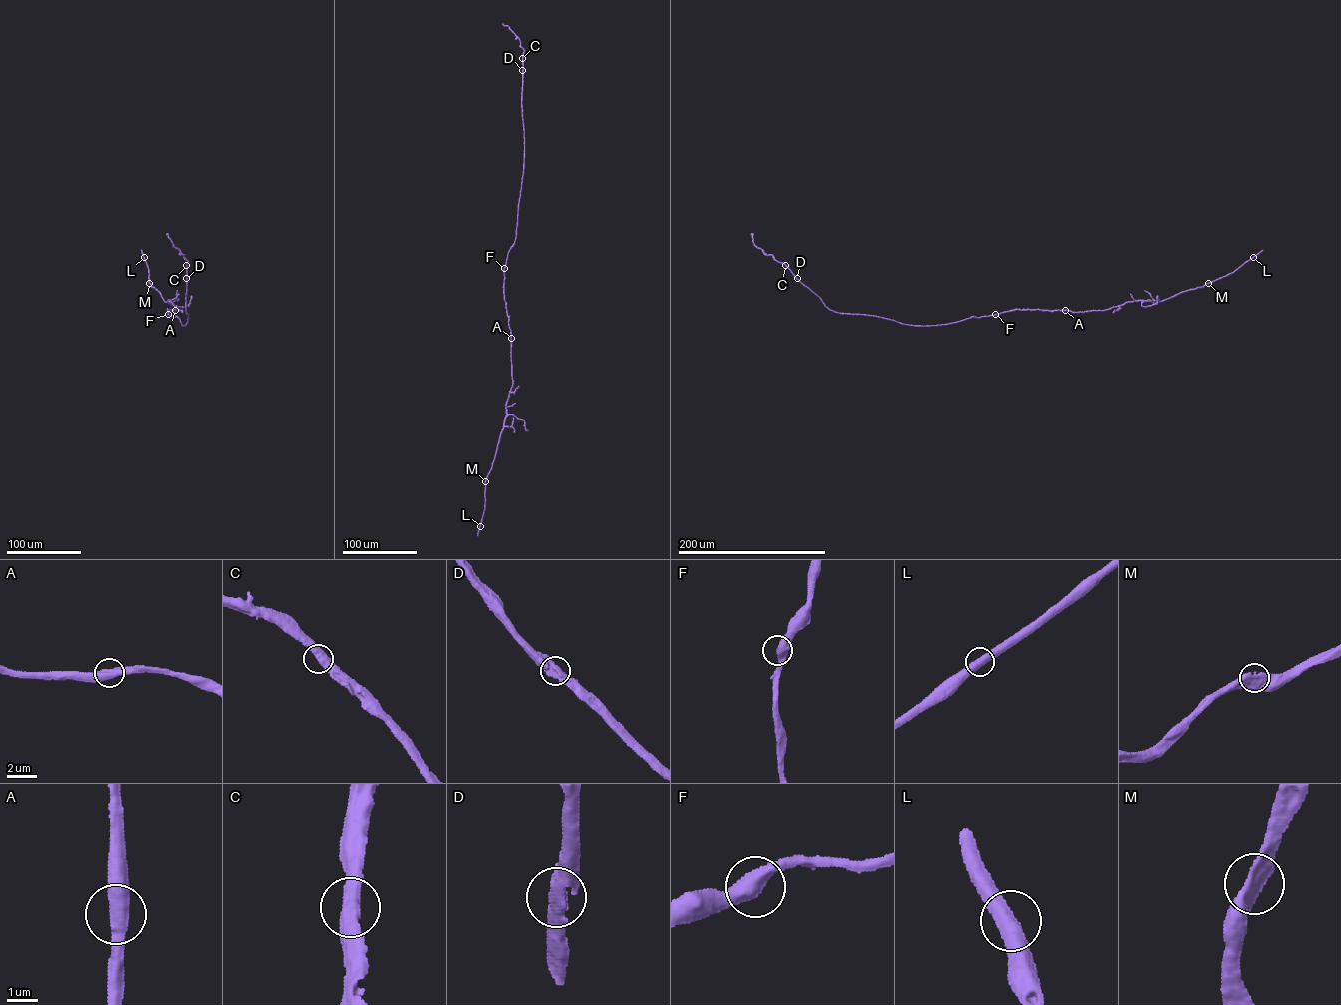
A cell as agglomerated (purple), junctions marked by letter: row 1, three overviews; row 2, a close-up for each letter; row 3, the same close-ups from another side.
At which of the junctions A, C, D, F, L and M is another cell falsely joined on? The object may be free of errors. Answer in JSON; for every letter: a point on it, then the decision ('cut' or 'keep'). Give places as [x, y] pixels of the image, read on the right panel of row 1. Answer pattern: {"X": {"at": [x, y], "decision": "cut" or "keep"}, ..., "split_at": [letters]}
{"A": {"at": [1065, 310], "decision": "keep"}, "C": {"at": [785, 265], "decision": "keep"}, "D": {"at": [797, 278], "decision": "keep"}, "F": {"at": [995, 314], "decision": "keep"}, "L": {"at": [1253, 257], "decision": "keep"}, "M": {"at": [1208, 283], "decision": "keep"}, "split_at": []}

